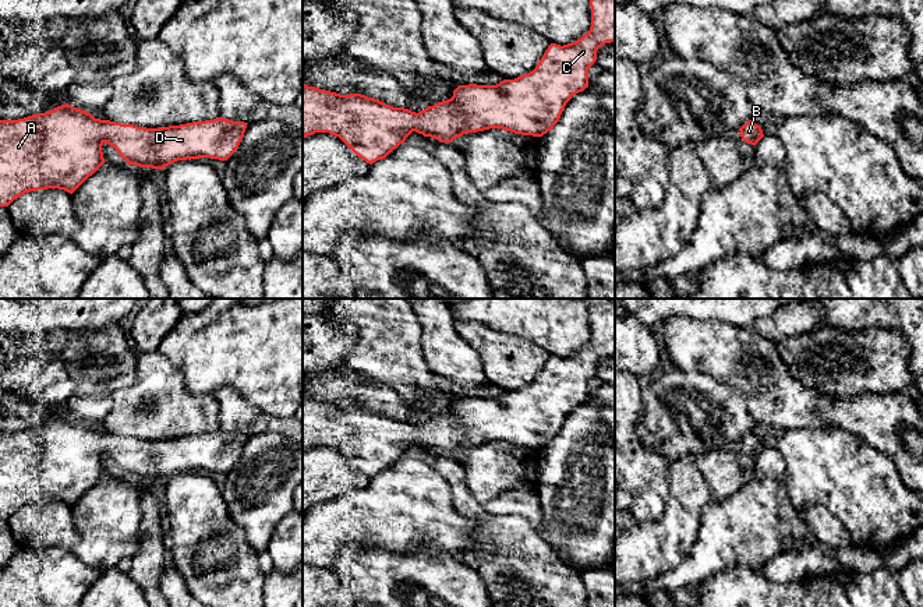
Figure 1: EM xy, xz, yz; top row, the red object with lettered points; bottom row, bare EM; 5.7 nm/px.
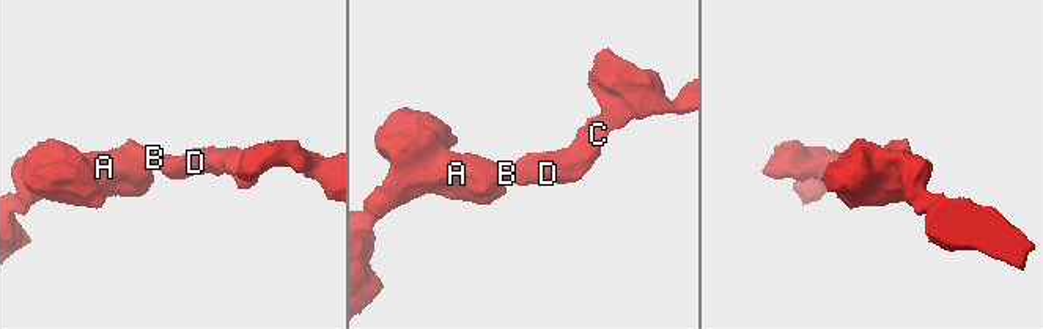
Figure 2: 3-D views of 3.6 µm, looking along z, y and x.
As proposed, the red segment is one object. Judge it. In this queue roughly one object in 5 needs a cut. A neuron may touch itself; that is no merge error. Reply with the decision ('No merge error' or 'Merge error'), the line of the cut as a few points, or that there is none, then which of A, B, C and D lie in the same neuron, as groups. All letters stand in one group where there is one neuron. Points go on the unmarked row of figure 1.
No merge error. No split. Groups: A B C D

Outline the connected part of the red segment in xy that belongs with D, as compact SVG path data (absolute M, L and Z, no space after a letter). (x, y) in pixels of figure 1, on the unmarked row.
M66 416L53 423L18 433L0 433L0 519L29 504L59 501L73 507L103 476L102 458L106 455L128 476L139 480L163 481L177 473L211 470L227 473L238 460L248 435L223 430L159 441L121 437L95 431L91 426Z

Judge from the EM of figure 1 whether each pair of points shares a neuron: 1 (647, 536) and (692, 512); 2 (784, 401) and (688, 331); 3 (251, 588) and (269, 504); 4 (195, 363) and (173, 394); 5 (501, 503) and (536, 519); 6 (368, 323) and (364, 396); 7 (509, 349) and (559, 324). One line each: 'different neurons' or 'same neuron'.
1: same neuron
2: same neuron
3: different neurons
4: different neurons
5: same neuron
6: different neurons
7: different neurons

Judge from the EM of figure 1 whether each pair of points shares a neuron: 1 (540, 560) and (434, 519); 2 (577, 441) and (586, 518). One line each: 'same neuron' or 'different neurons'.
1: different neurons
2: same neuron

